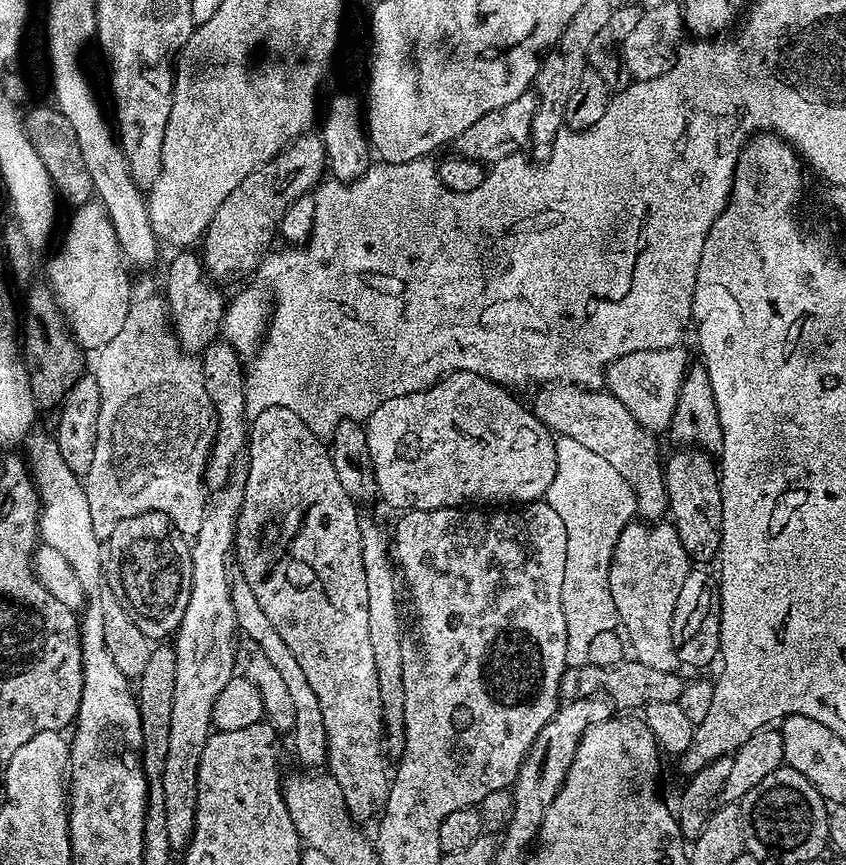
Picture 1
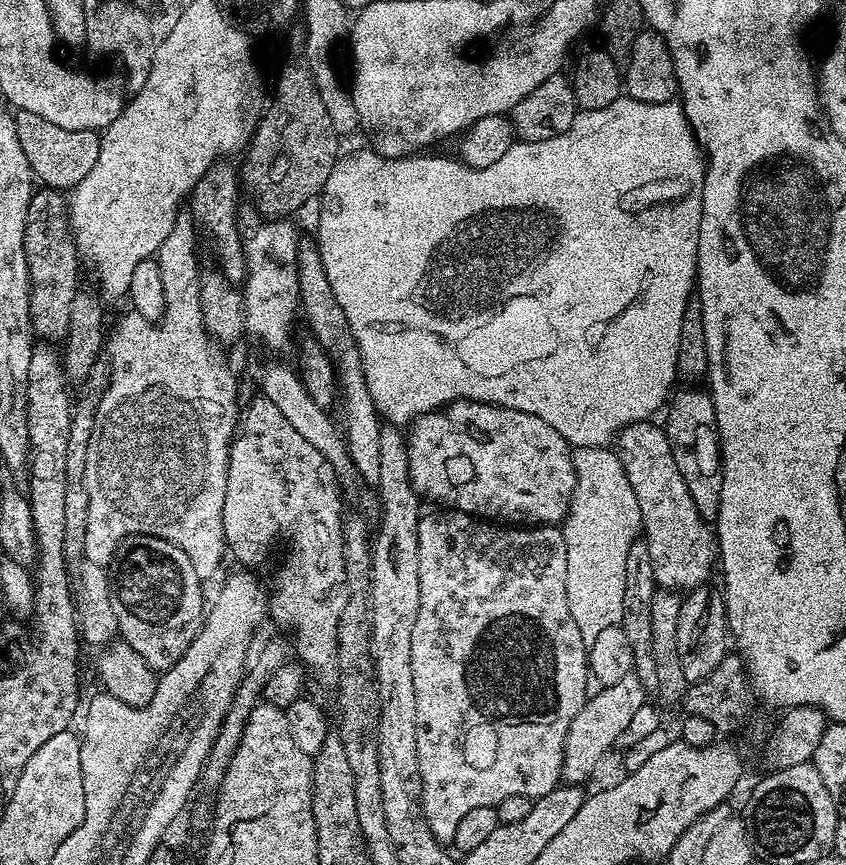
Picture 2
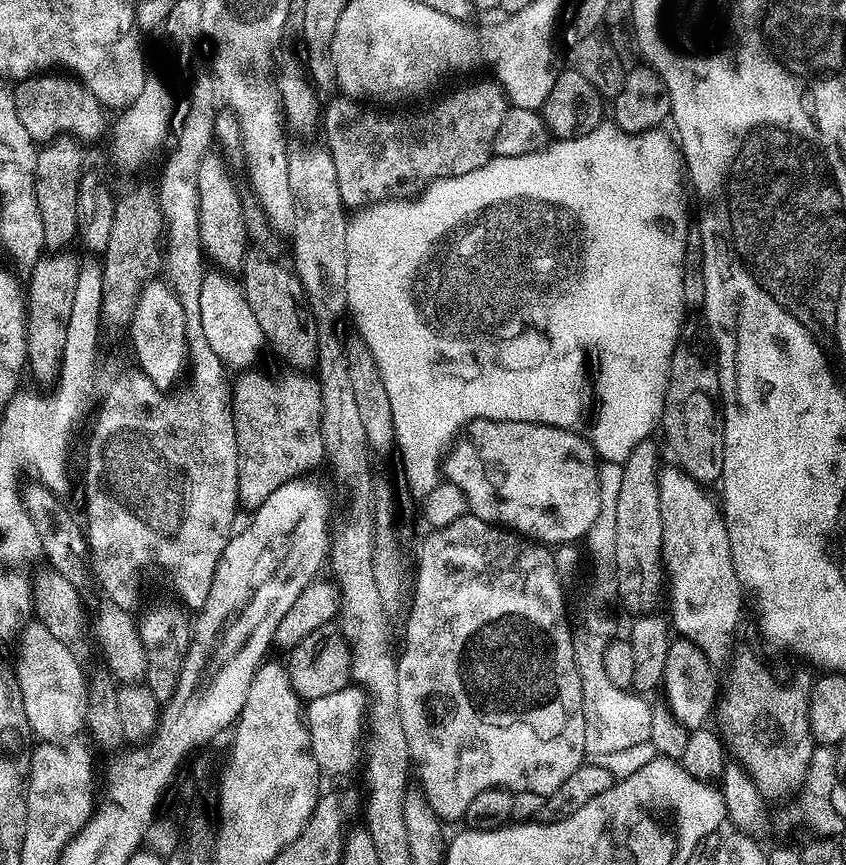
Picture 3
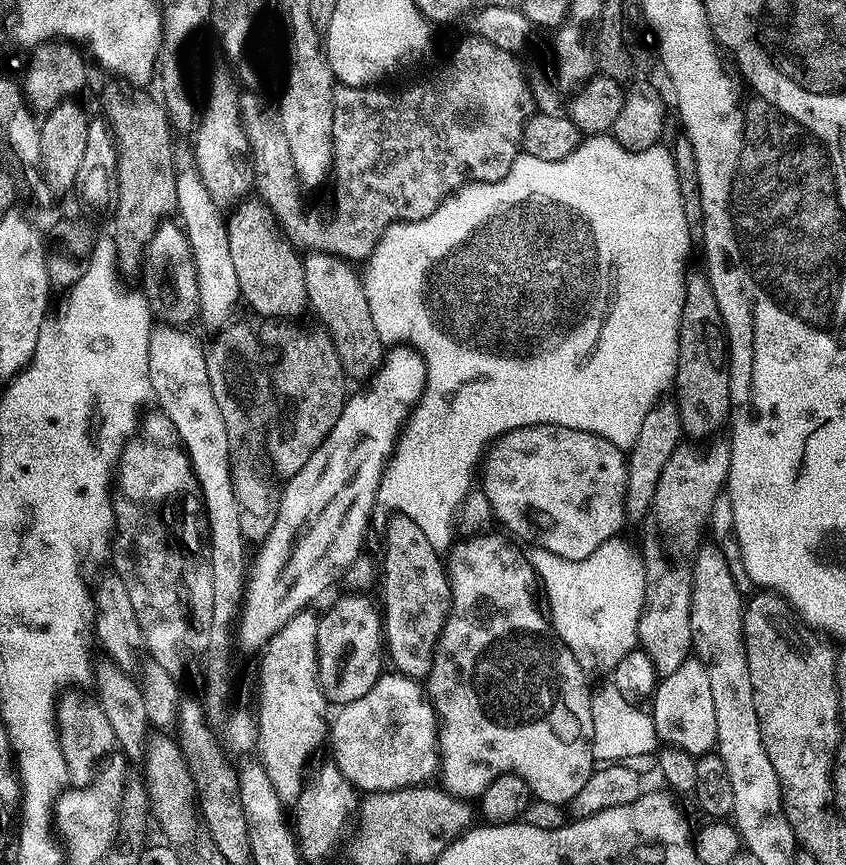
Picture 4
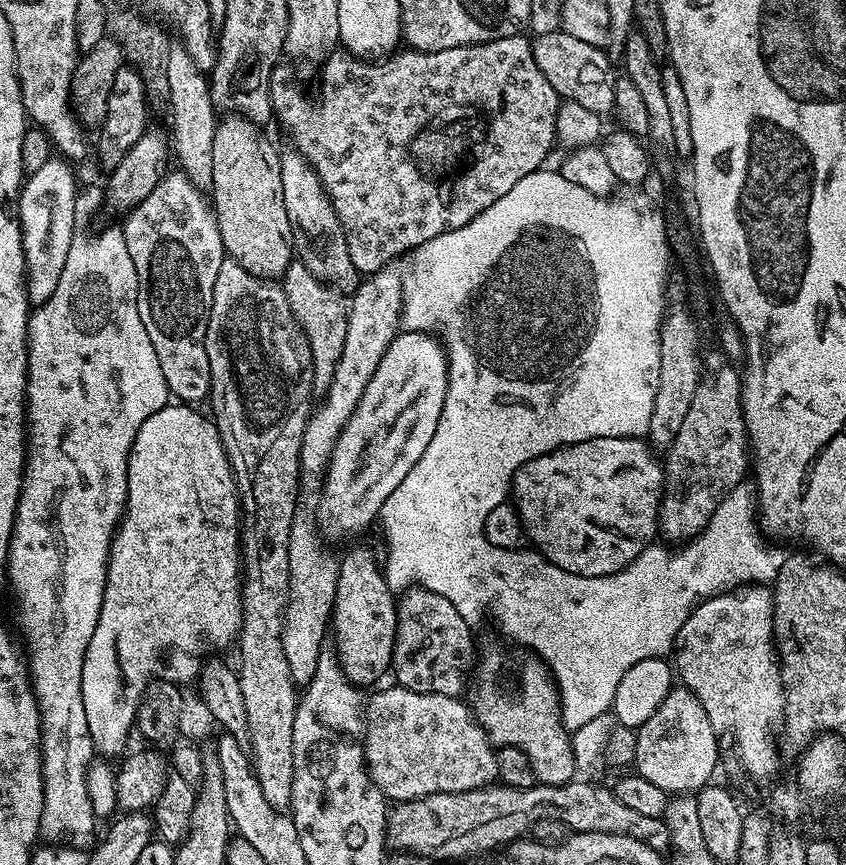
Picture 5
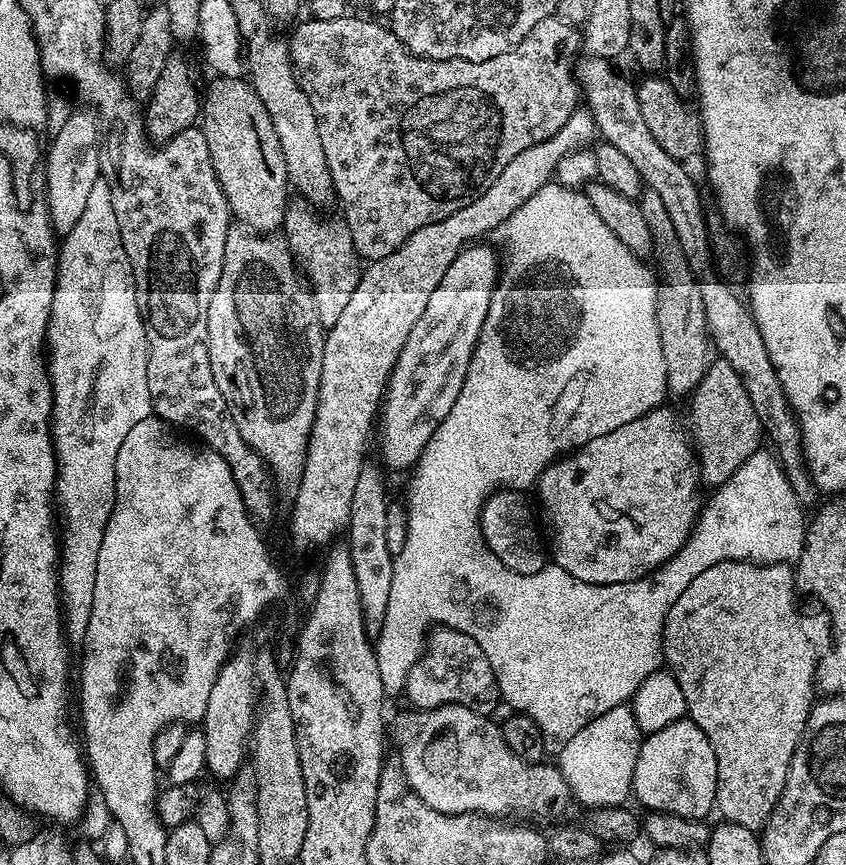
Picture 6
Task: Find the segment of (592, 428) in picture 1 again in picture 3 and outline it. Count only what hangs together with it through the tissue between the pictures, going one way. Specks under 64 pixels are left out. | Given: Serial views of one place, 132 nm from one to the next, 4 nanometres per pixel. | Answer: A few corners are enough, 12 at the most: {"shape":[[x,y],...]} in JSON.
{"shape":[[679,466],[658,473],[670,624],[714,666],[746,593],[724,514]]}

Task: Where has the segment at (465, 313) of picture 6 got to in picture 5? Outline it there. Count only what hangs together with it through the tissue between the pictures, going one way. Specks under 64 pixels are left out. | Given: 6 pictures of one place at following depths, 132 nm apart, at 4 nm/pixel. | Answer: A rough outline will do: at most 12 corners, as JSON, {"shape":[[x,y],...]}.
{"shape":[[400,330],[323,473],[325,533],[379,517],[434,438],[448,356]]}

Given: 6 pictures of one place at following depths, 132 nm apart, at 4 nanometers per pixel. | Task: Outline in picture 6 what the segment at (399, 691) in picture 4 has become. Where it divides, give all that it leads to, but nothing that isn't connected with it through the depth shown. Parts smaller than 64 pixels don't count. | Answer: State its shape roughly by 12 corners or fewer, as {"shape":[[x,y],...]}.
{"shape":[[461,704],[408,710],[412,793],[448,816],[548,816],[559,767]]}

